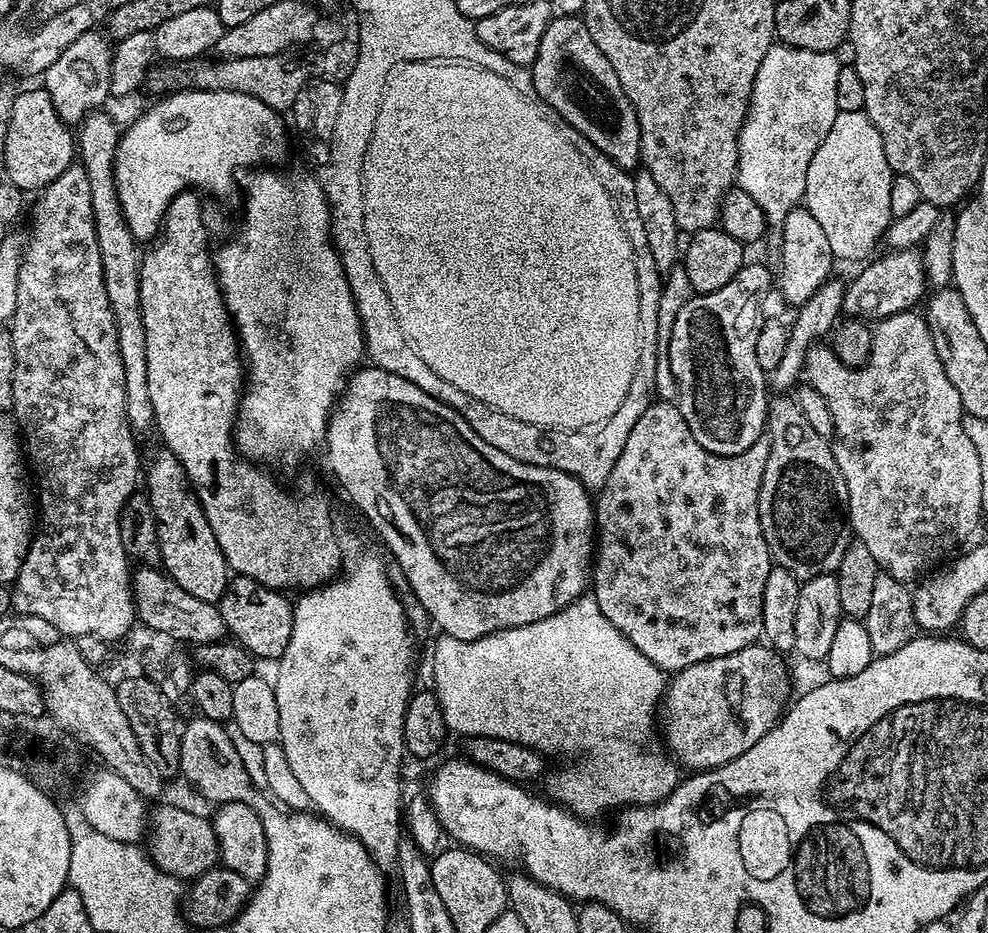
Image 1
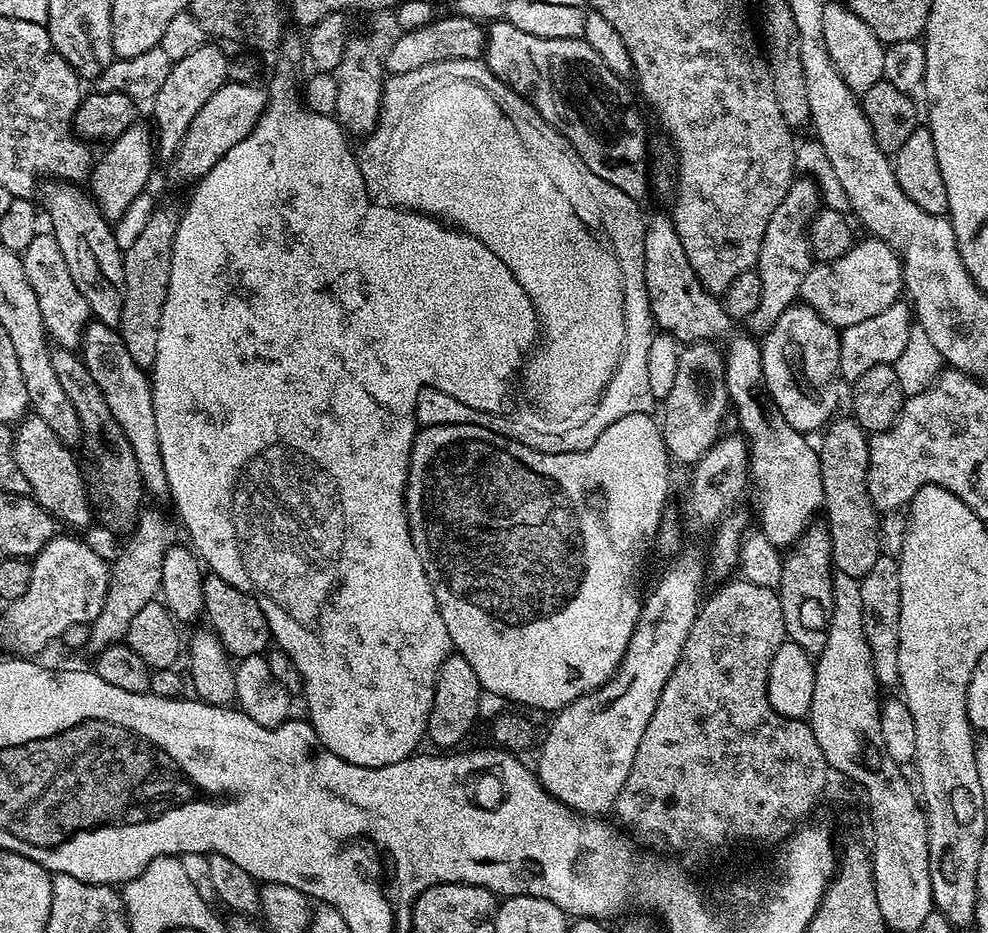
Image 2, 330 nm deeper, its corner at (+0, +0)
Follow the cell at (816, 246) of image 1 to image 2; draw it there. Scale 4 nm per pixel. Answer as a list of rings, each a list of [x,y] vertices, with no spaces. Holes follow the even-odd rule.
[[[797,302],[787,308],[774,322],[771,330],[763,333],[760,344],[762,370],[766,378],[768,393],[773,402],[782,410],[782,418],[794,426],[794,430],[805,434],[819,433],[837,415],[836,403],[840,400],[840,332],[830,322],[822,319],[815,310],[803,302]]]

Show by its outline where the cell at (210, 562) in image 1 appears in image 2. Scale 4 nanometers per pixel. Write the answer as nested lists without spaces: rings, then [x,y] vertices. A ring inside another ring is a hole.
[[[89,319],[80,335],[80,348],[86,370],[90,370],[94,382],[98,382],[98,390],[102,390],[106,406],[110,406],[110,414],[114,414],[118,426],[122,426],[122,434],[126,434],[126,442],[130,442],[130,450],[134,450],[145,493],[149,497],[157,496],[158,499],[167,501],[166,466],[162,466],[162,450],[158,442],[158,422],[154,422],[154,398],[149,373],[140,368],[134,358],[130,358],[130,350],[126,350],[119,331],[106,326],[101,320]]]

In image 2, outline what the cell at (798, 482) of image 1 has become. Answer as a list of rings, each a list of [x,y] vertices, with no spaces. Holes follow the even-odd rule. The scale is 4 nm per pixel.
[[[813,522],[797,538],[796,543],[787,549],[778,589],[787,639],[802,646],[810,654],[819,654],[826,646],[834,610],[833,575],[832,539],[823,523]]]

